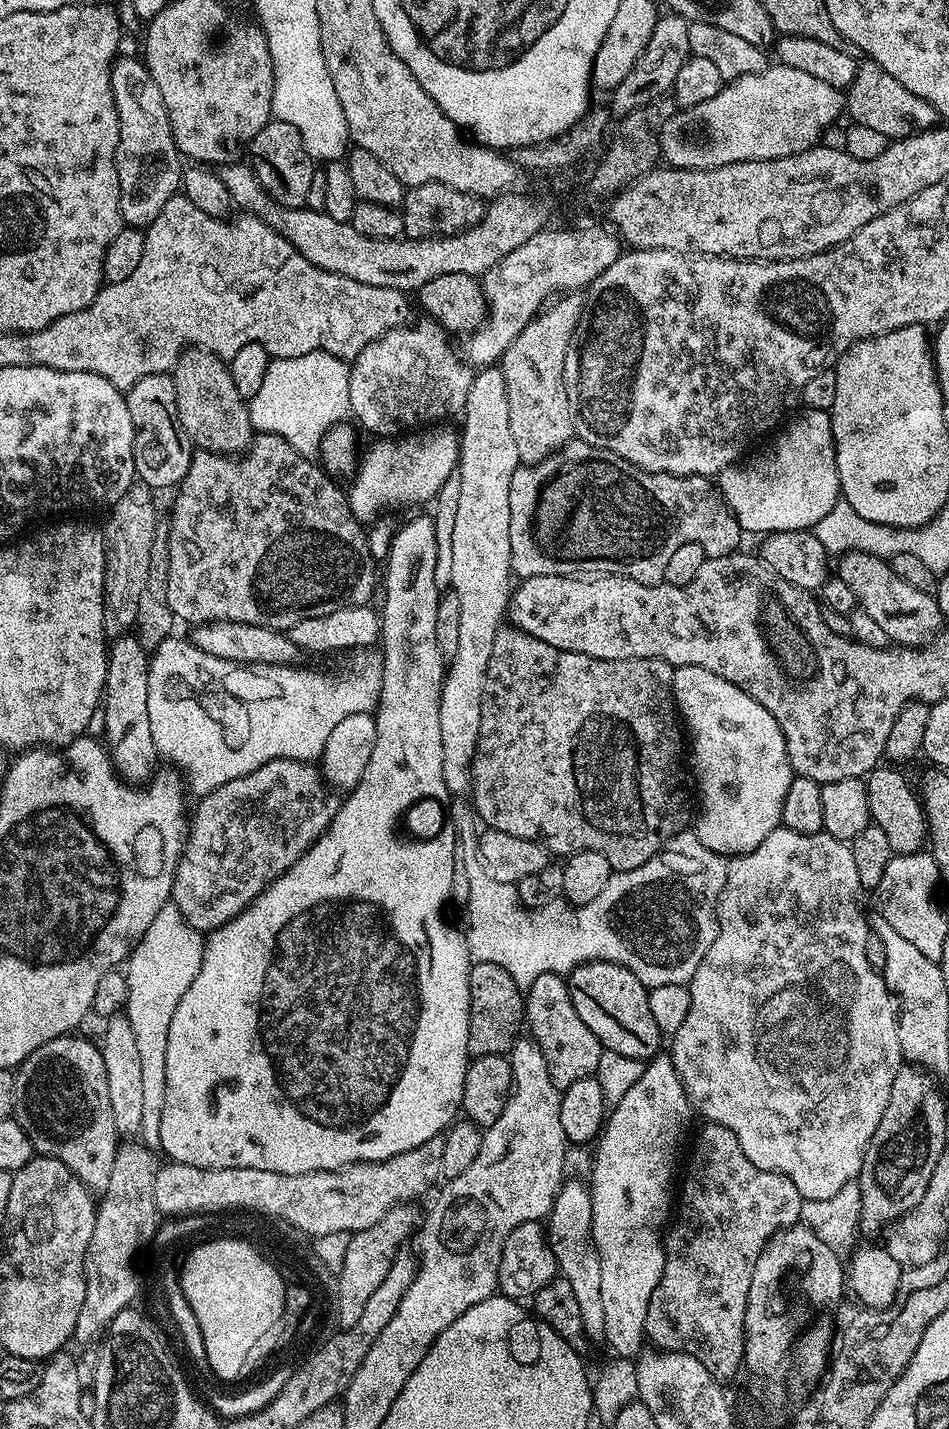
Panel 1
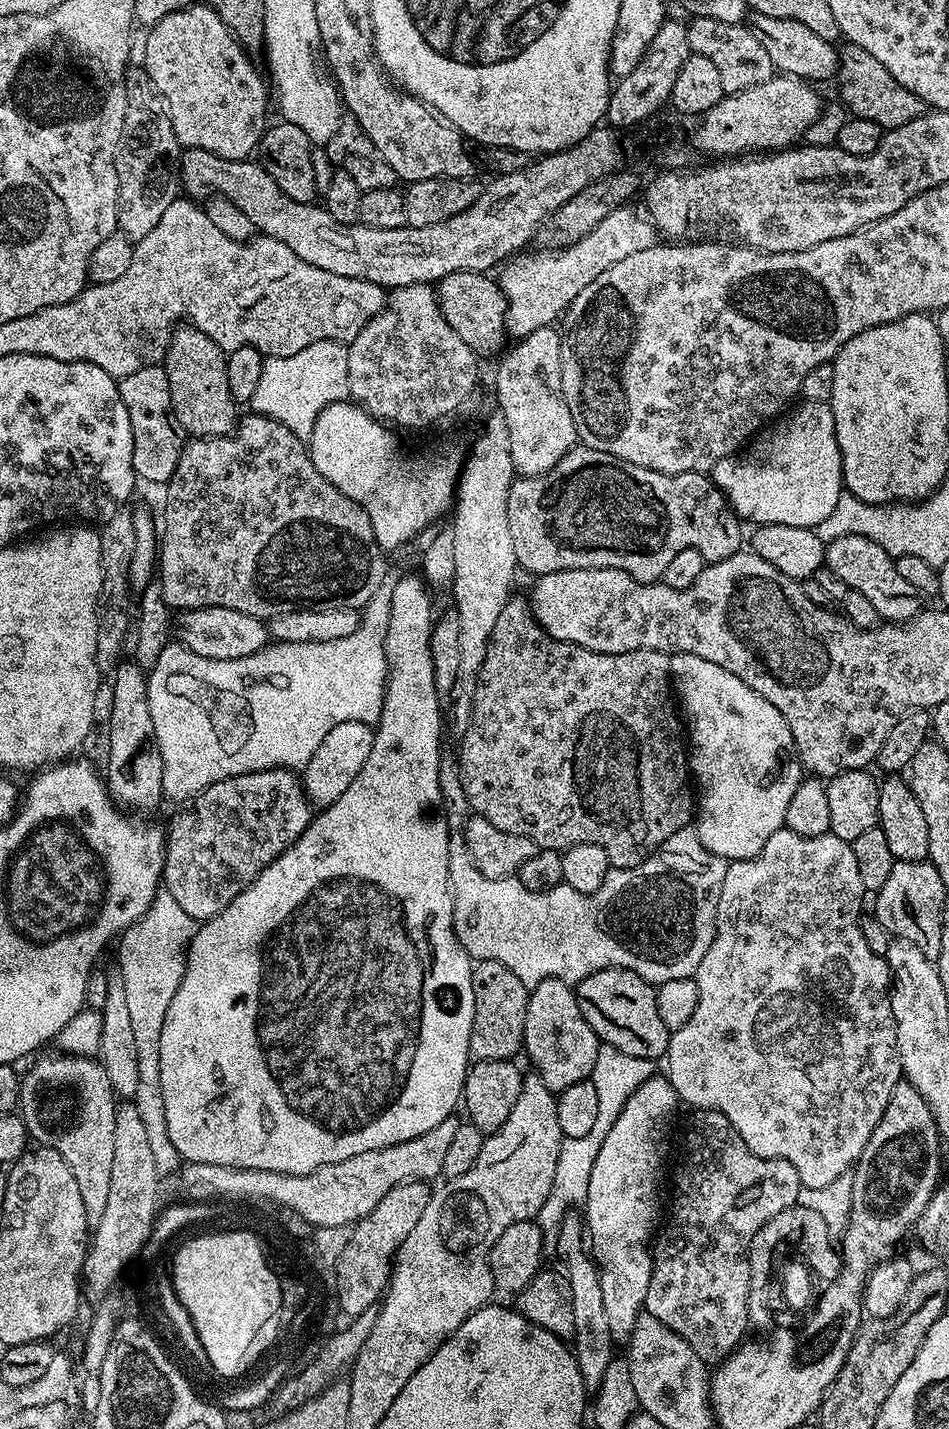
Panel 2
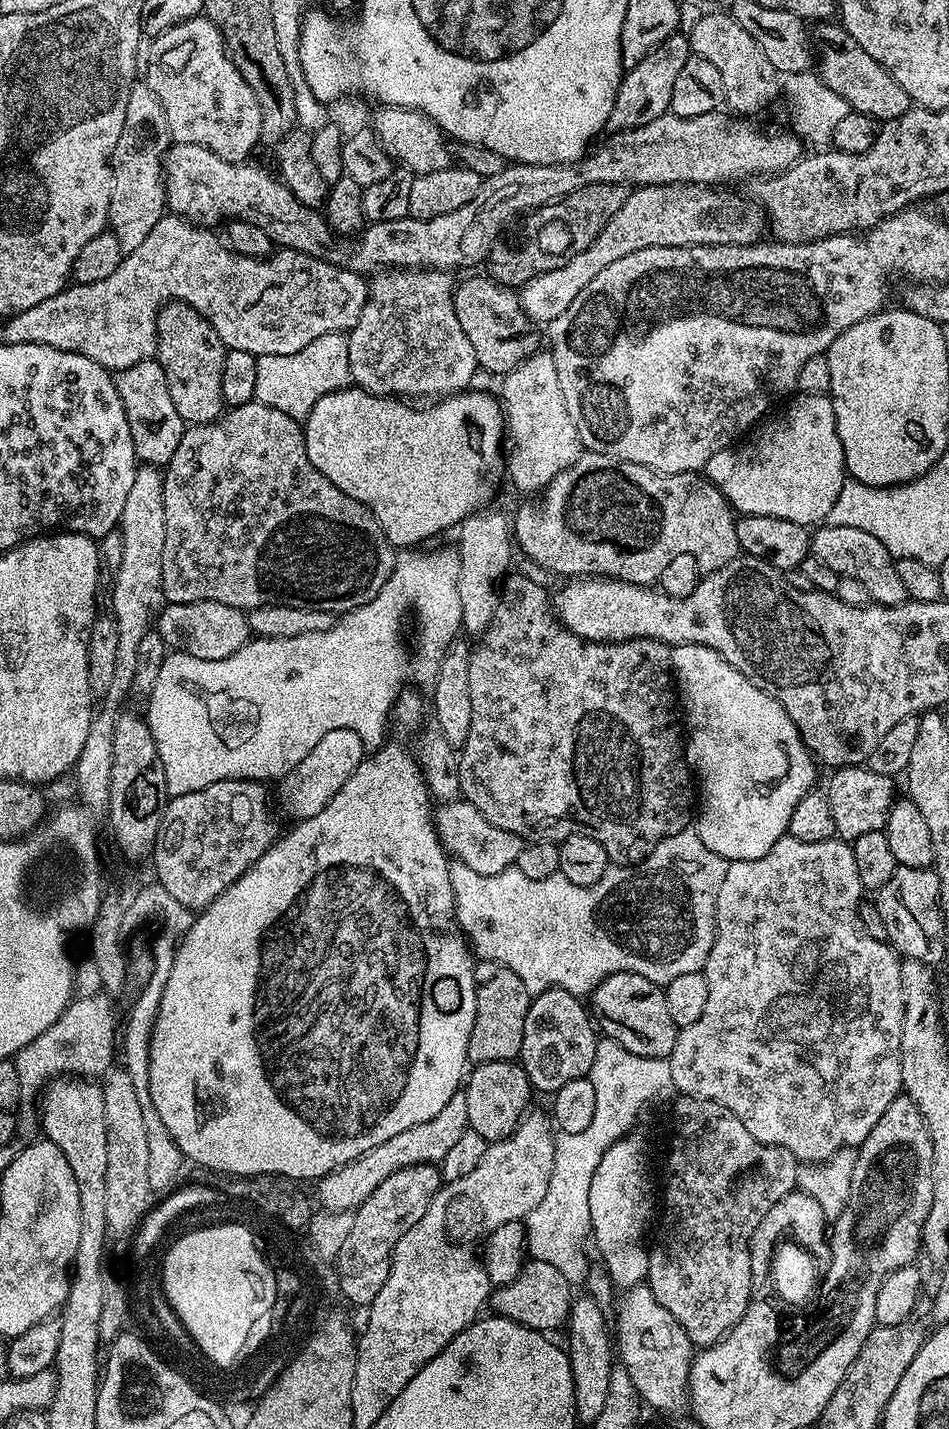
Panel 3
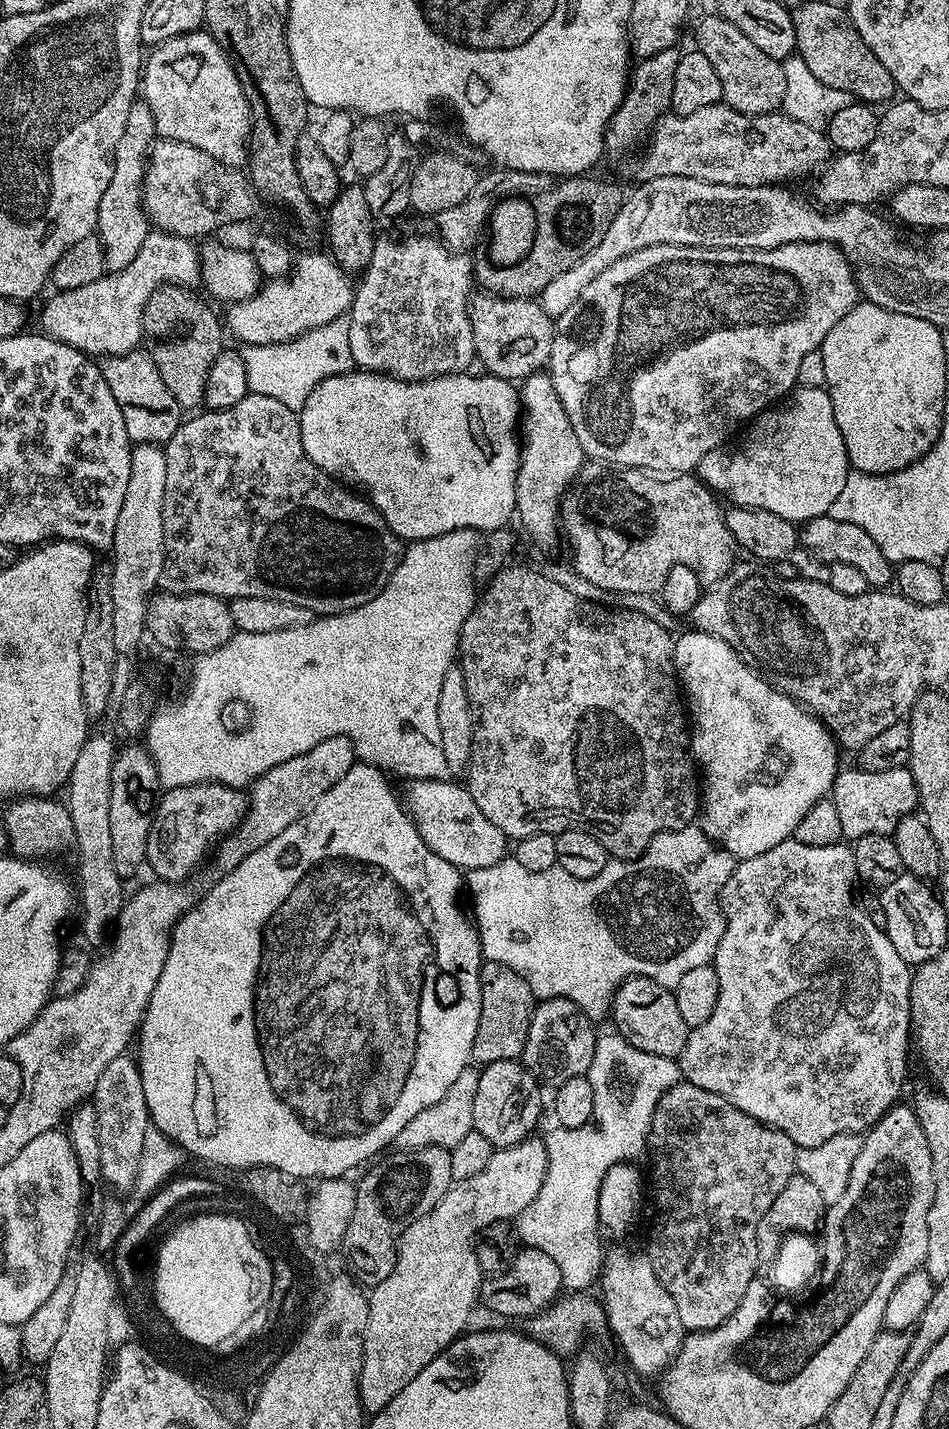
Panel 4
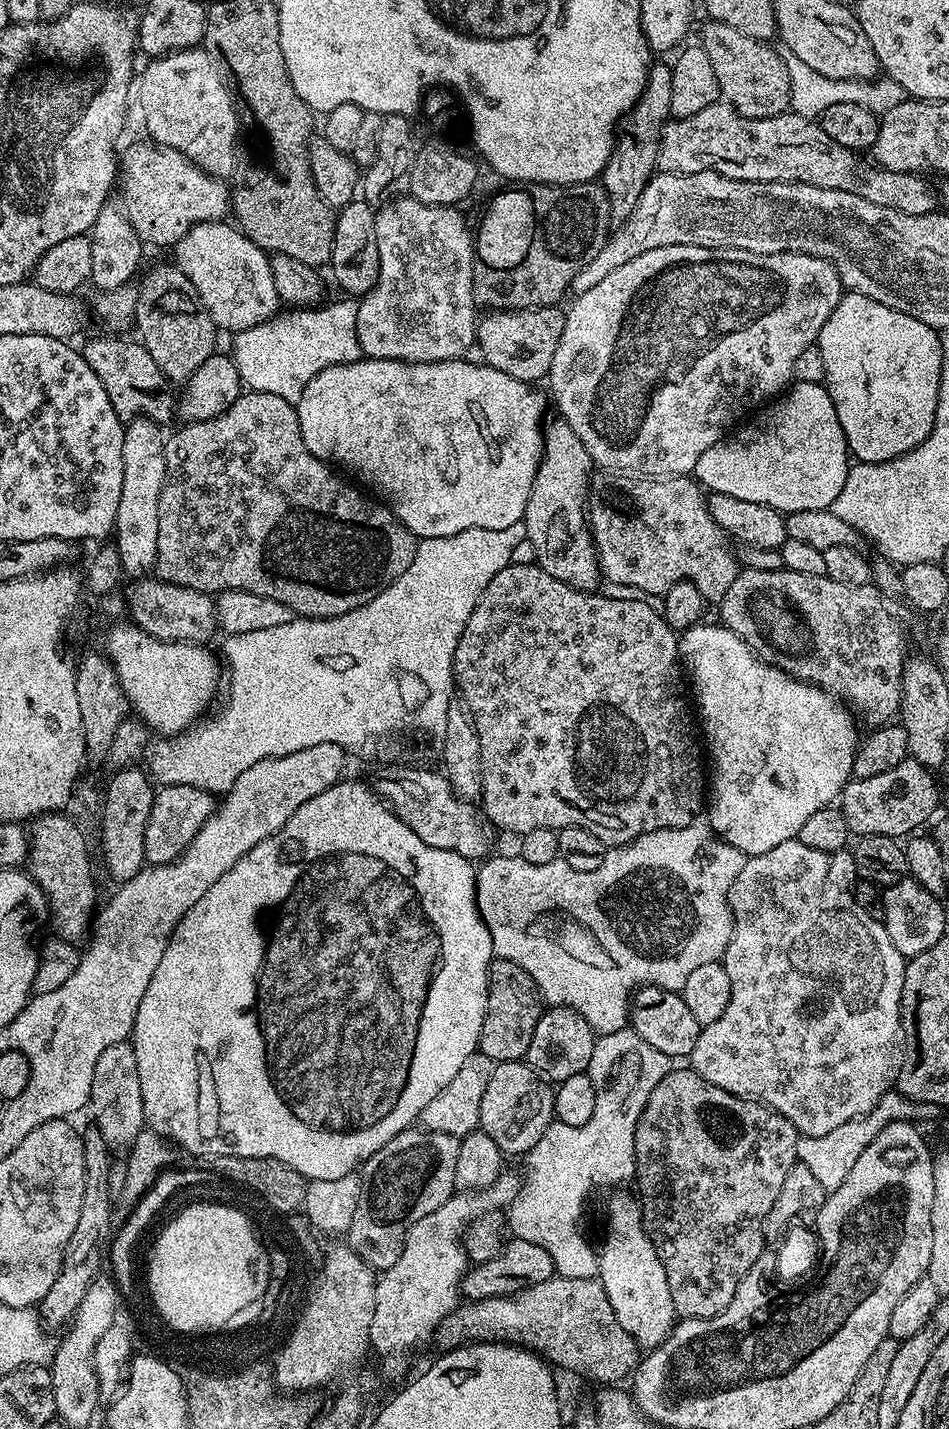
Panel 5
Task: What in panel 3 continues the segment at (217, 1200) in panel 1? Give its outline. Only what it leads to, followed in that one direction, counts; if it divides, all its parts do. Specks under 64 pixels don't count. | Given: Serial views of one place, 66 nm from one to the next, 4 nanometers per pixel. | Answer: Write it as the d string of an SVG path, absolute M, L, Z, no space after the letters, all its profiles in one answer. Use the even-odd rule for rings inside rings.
M459 1091L454 1094L454 1098L450 1098L450 1102L446 1102L446 1106L442 1106L442 1110L438 1110L438 1114L434 1114L434 1118L430 1118L430 1122L410 1126L410 1130L402 1130L402 1134L382 1142L382 1146L374 1146L374 1150L321 1176L315 1185L316 1196L320 1199L319 1207L329 1212L352 1212L362 1202L366 1202L366 1198L370 1198L370 1194L374 1194L374 1190L378 1190L378 1186L390 1178L390 1174L415 1164L439 1165L466 1129L466 1098L463 1091Z

